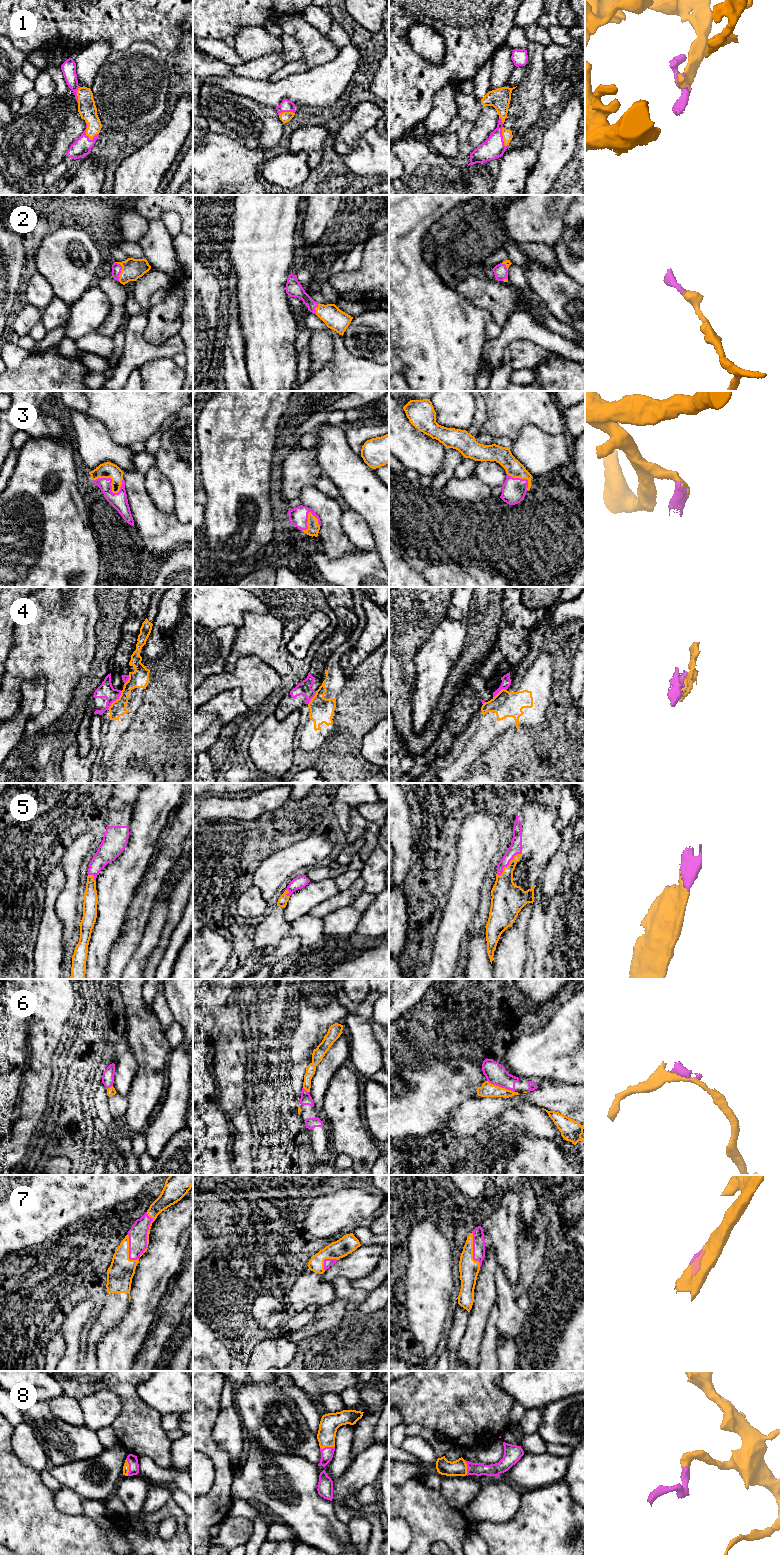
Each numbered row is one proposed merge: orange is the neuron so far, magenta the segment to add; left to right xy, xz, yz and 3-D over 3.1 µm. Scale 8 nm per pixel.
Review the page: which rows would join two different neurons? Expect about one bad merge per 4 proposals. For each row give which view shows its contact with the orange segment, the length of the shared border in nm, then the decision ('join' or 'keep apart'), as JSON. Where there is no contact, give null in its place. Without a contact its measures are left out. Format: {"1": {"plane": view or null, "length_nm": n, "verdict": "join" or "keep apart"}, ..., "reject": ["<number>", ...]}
{"1": {"plane": "xy", "length_nm": 180, "verdict": "join"}, "2": {"plane": "xy", "length_nm": 160, "verdict": "join"}, "3": {"plane": "xy", "length_nm": 240, "verdict": "join"}, "4": {"plane": "xy", "length_nm": 190, "verdict": "keep apart"}, "5": {"plane": "yz", "length_nm": 260, "verdict": "join"}, "6": {"plane": "yz", "length_nm": 240, "verdict": "keep apart"}, "7": {"plane": "xy", "length_nm": 360, "verdict": "join"}, "8": {"plane": "xy", "length_nm": 140, "verdict": "join"}, "reject": ["4", "6"]}

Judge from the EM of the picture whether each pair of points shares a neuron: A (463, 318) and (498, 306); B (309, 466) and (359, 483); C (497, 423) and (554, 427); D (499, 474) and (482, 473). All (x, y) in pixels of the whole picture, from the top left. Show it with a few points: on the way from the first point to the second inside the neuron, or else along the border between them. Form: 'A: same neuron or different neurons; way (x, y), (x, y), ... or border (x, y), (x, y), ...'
A: different neurons; border (466, 298), (476, 306), (487, 308), (493, 319)
B: different neurons; border (316, 454), (316, 460), (323, 475)
C: same neuron; way (511, 417), (540, 417)
D: same neuron; way (495, 474), (486, 473)

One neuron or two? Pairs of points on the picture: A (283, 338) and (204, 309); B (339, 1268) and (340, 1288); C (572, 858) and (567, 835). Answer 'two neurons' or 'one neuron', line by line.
A: two neurons
B: two neurons
C: two neurons

